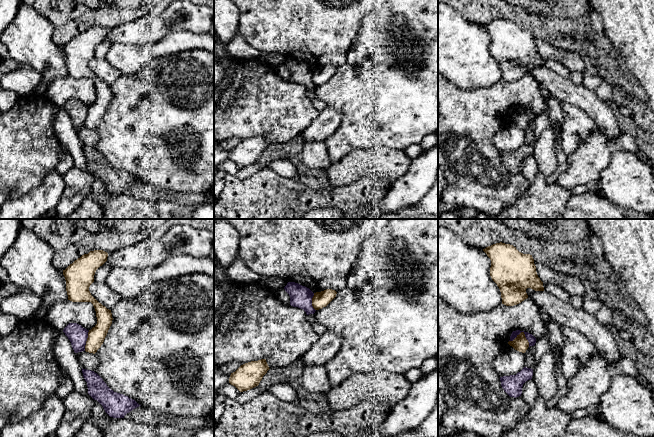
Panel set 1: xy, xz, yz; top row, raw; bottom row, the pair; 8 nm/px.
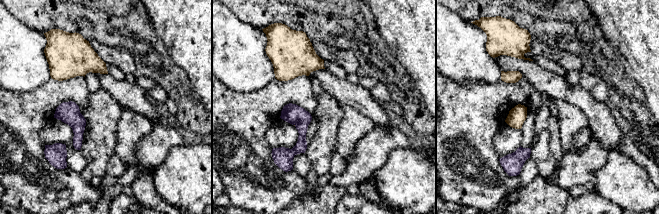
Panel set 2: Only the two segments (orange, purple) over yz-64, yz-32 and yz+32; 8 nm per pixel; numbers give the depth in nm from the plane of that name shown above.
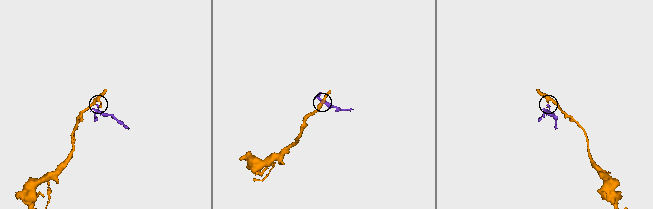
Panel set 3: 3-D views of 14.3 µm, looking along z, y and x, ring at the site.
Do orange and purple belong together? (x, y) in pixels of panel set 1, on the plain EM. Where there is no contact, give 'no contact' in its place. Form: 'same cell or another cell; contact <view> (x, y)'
another cell; contact yz (523, 109)

